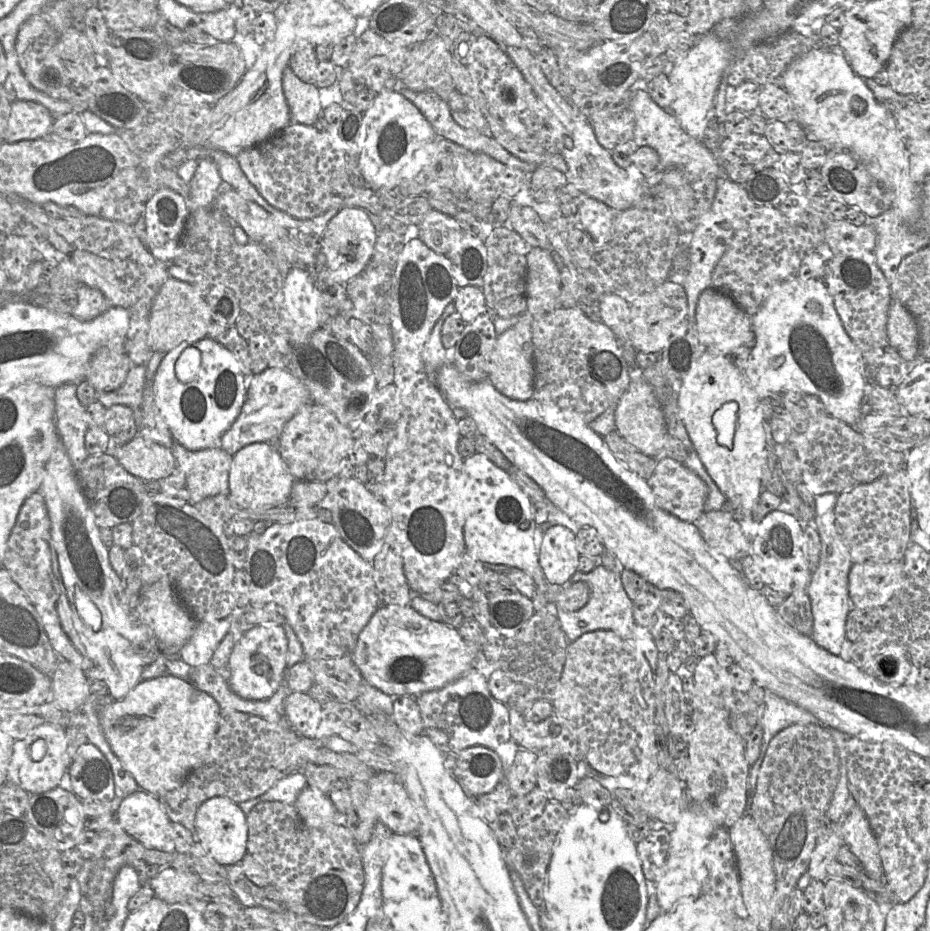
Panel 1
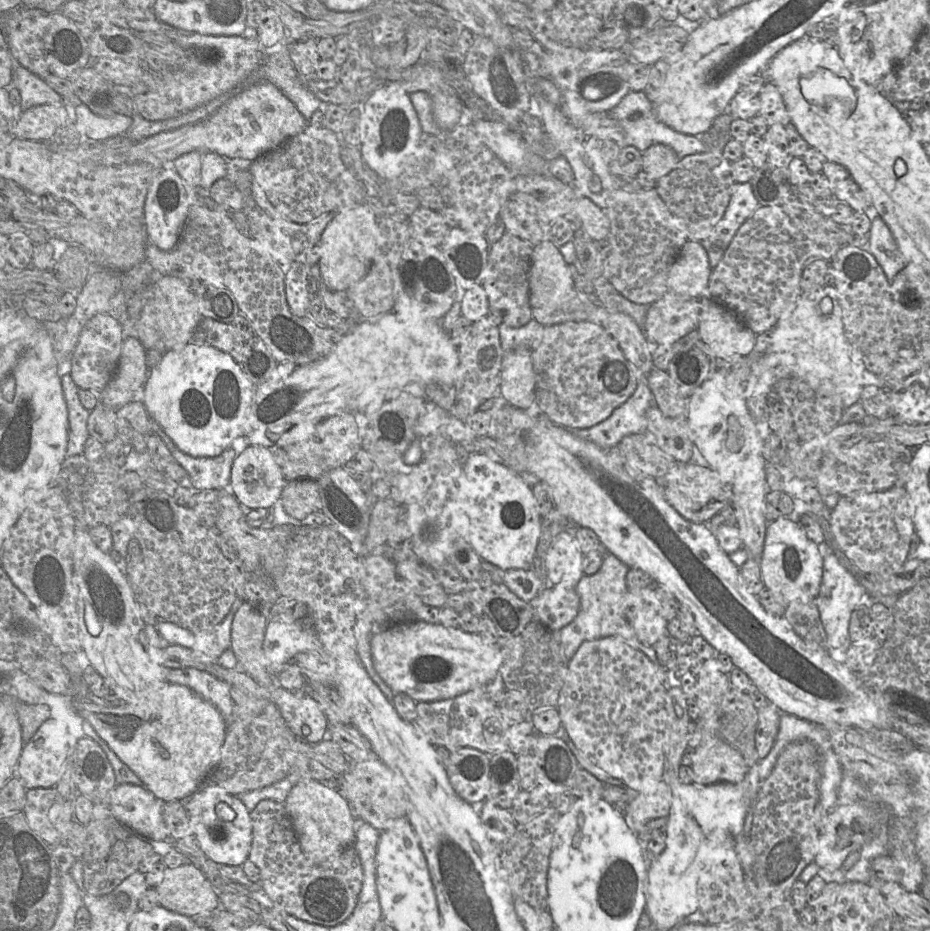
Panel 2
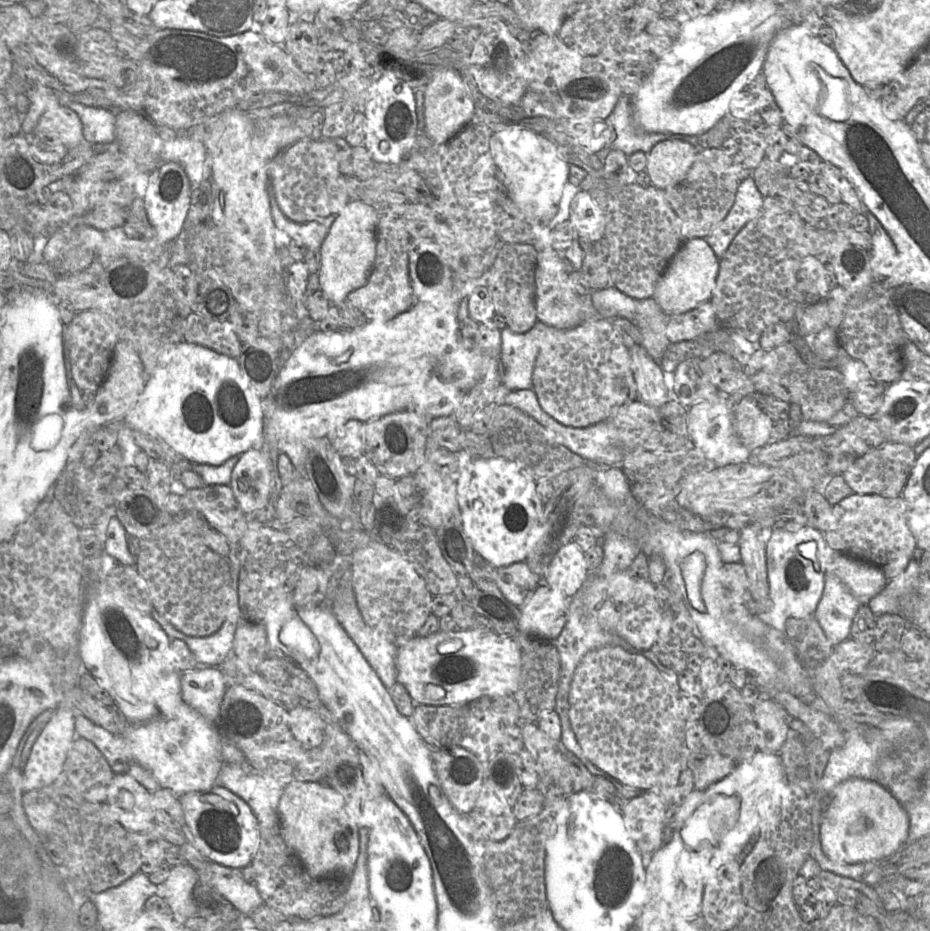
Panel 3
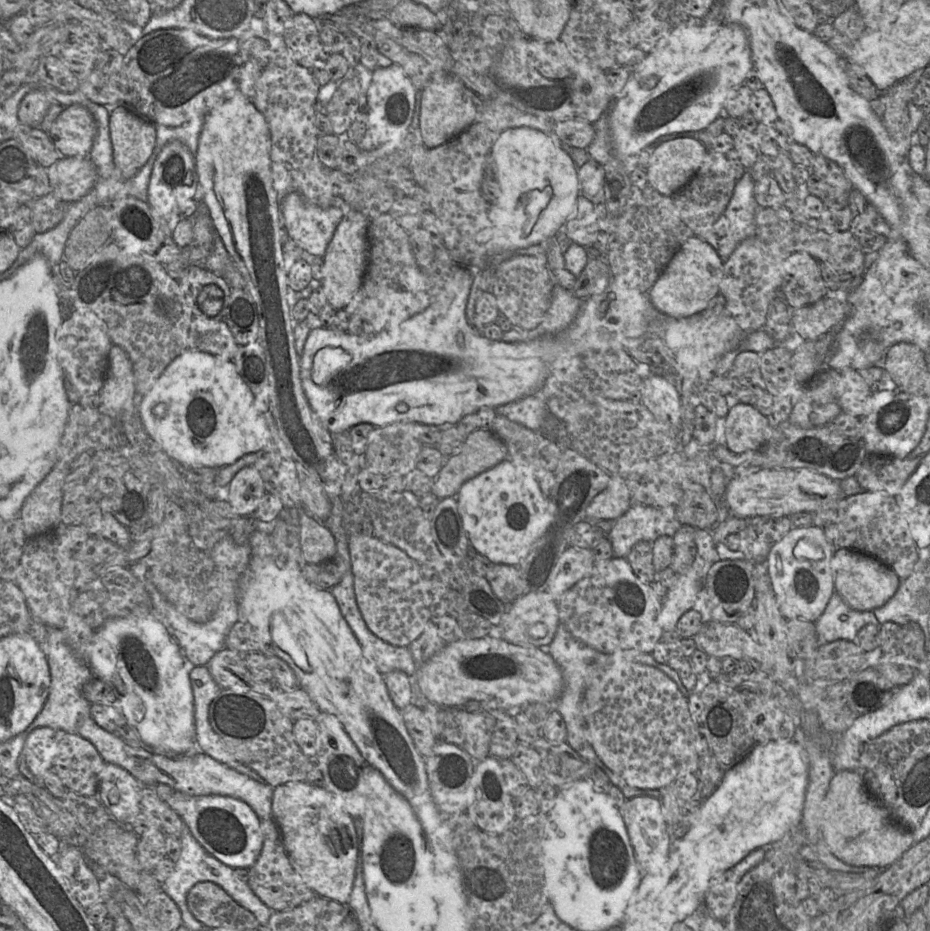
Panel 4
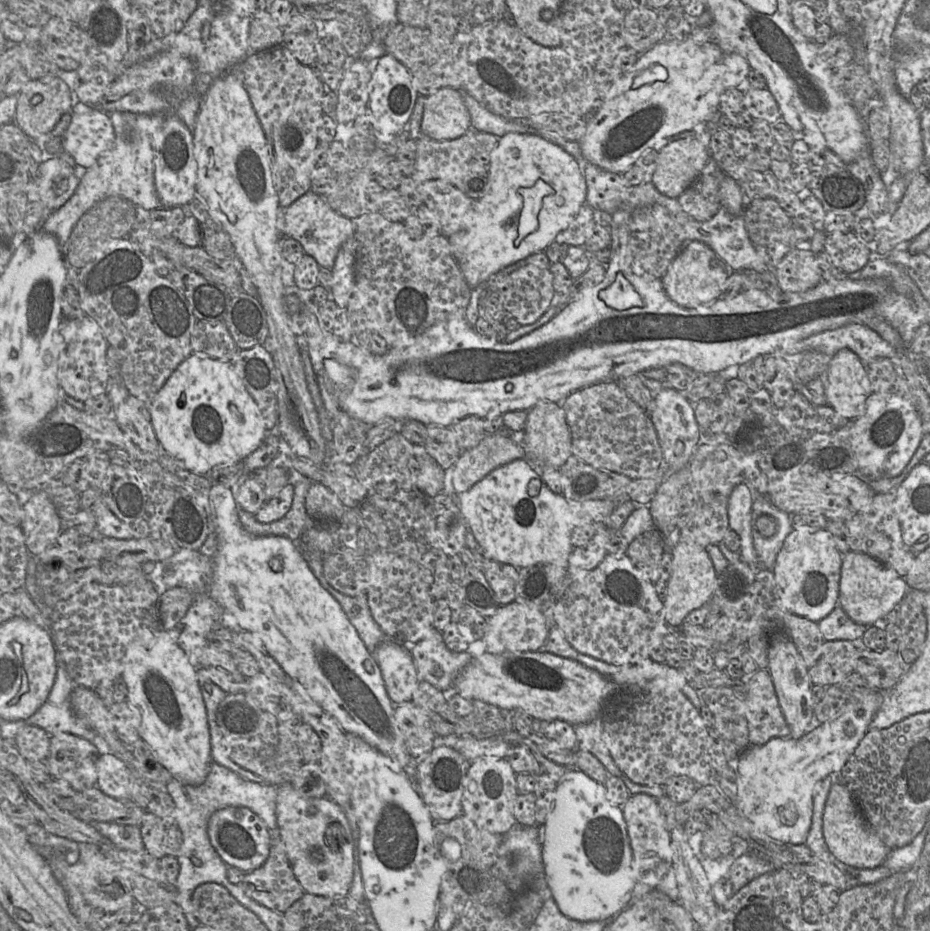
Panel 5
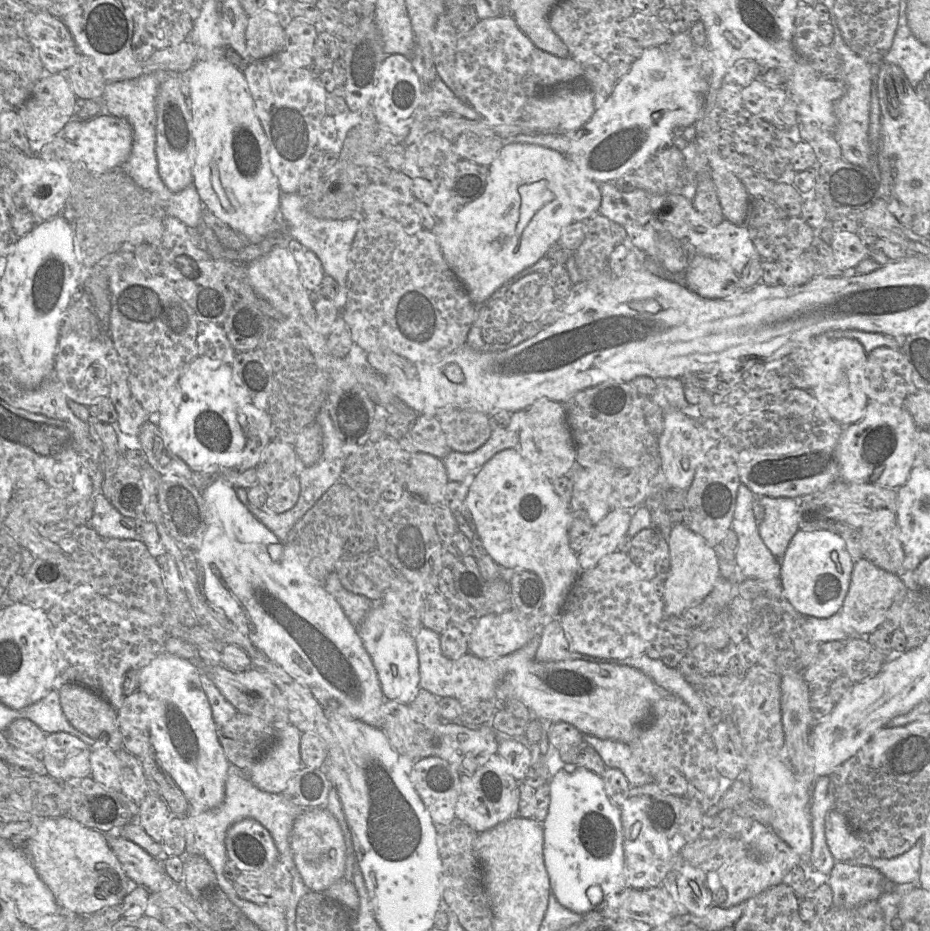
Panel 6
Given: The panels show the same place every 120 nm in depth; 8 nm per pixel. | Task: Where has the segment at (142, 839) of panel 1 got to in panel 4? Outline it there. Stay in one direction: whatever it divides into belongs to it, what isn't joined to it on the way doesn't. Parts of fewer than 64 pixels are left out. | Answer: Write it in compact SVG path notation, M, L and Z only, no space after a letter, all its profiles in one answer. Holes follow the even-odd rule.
M105 762L98 797L117 822L130 827L142 810L142 787L130 772Z

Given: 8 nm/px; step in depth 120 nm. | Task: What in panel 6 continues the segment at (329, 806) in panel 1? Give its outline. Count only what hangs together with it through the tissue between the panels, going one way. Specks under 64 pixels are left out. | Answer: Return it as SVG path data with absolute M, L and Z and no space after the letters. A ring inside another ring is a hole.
M325 808L305 809L293 823L290 846L295 866L309 891L324 892L344 878L346 847L342 829Z

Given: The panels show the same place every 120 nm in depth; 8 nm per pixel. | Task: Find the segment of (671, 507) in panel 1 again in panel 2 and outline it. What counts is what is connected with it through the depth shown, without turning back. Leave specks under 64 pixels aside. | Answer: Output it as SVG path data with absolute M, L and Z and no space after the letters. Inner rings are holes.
M676 463L665 476L664 495L668 503L684 519L694 523L707 523L727 506L732 506L732 489L710 467L695 463Z

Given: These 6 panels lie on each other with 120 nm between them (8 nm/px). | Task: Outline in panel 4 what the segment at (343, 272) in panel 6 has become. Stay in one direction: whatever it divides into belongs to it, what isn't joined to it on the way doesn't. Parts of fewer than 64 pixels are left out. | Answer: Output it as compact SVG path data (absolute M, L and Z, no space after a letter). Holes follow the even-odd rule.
M292 192L281 202L284 231L305 252L323 258L346 209L345 206L323 209Z

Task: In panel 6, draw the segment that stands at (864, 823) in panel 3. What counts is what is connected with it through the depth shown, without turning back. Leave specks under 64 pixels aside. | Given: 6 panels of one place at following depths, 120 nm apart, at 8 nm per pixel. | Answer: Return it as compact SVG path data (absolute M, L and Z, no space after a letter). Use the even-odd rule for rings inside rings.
M831 809L826 815L825 835L836 862L850 862L860 853L866 852L845 816L835 809Z

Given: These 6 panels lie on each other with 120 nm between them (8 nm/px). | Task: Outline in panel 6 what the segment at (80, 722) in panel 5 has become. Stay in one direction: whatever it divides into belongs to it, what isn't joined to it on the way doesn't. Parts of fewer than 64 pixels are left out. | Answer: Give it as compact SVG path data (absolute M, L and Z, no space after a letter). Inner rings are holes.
M58 682L40 701L15 711L19 712L20 718L35 723L45 734L67 732L78 737L91 748L98 747L99 743L94 738L77 730L66 718L59 697L59 686L63 683Z

